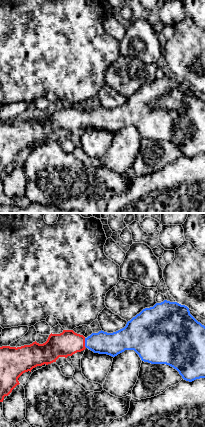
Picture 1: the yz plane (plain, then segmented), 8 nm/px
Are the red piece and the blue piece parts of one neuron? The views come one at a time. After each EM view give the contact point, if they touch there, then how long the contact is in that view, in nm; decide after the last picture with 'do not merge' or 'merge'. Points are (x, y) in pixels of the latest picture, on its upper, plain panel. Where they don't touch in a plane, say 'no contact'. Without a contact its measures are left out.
(84, 119) | 80 nm

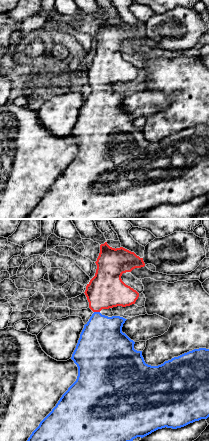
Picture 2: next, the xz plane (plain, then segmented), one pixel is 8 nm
(97, 87) | 50 nm

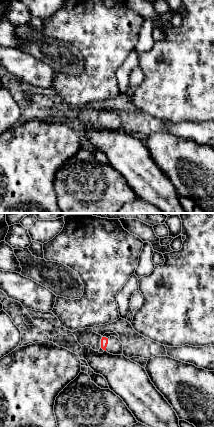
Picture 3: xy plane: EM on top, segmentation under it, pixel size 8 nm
no contact

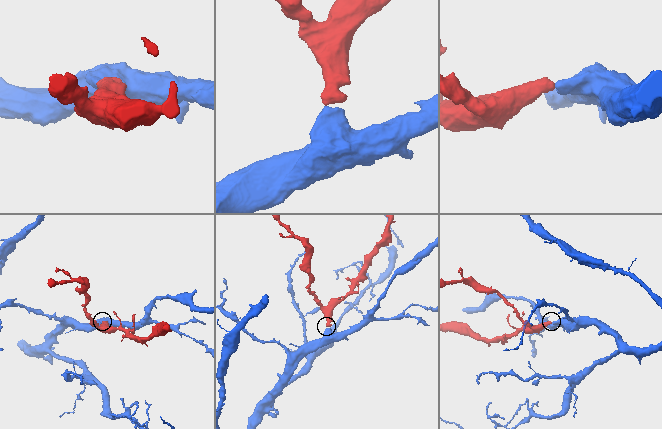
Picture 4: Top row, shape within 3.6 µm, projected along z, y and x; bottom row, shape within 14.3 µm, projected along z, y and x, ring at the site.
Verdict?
merge

